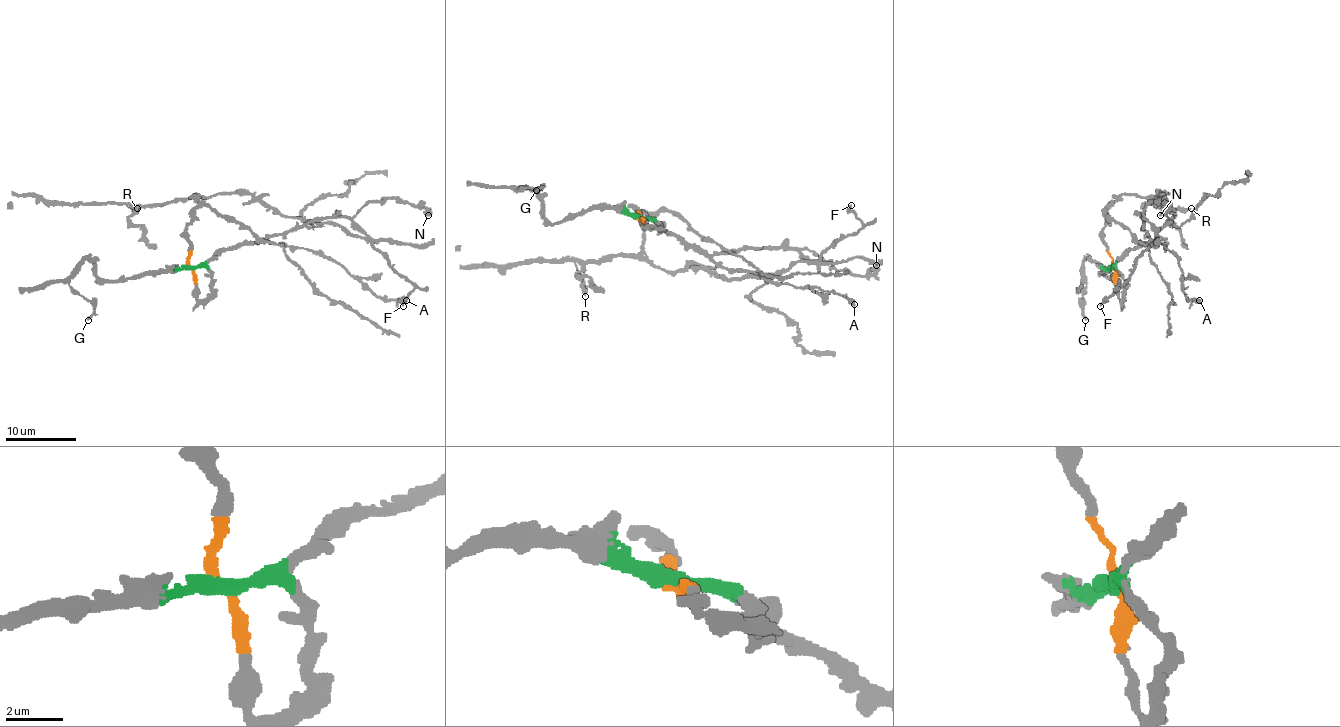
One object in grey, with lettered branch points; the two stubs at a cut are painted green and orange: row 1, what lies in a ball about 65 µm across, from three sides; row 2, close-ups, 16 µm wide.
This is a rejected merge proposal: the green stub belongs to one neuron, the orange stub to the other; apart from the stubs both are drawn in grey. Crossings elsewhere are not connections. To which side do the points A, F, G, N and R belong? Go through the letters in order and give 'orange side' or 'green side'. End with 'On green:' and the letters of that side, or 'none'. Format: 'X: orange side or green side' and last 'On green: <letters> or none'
A: green side
F: green side
G: green side
N: green side
R: orange side
On green: A, F, G, N

